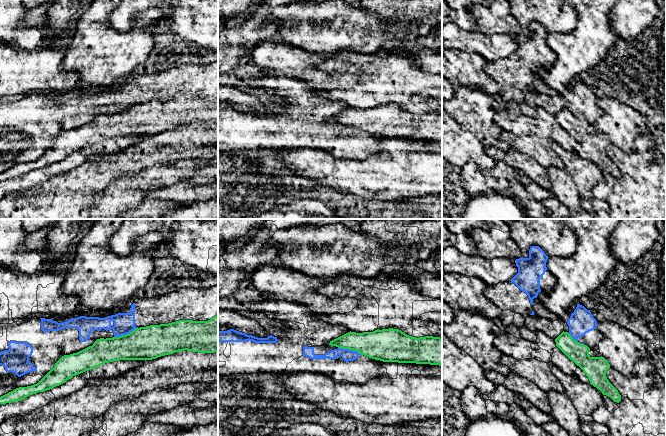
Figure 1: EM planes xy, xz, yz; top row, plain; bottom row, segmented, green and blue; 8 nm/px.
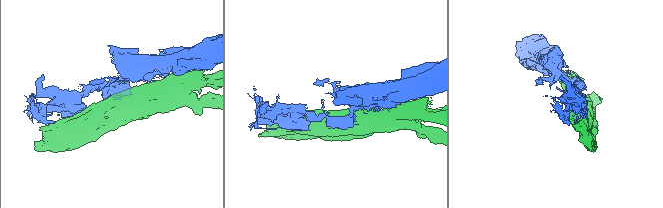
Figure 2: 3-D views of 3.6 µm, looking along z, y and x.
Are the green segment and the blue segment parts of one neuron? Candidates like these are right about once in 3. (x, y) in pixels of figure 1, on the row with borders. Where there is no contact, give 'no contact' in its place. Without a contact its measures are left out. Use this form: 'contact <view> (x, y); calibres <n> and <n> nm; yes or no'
contact xy (124, 335); calibres 280 and 170 nm; no

